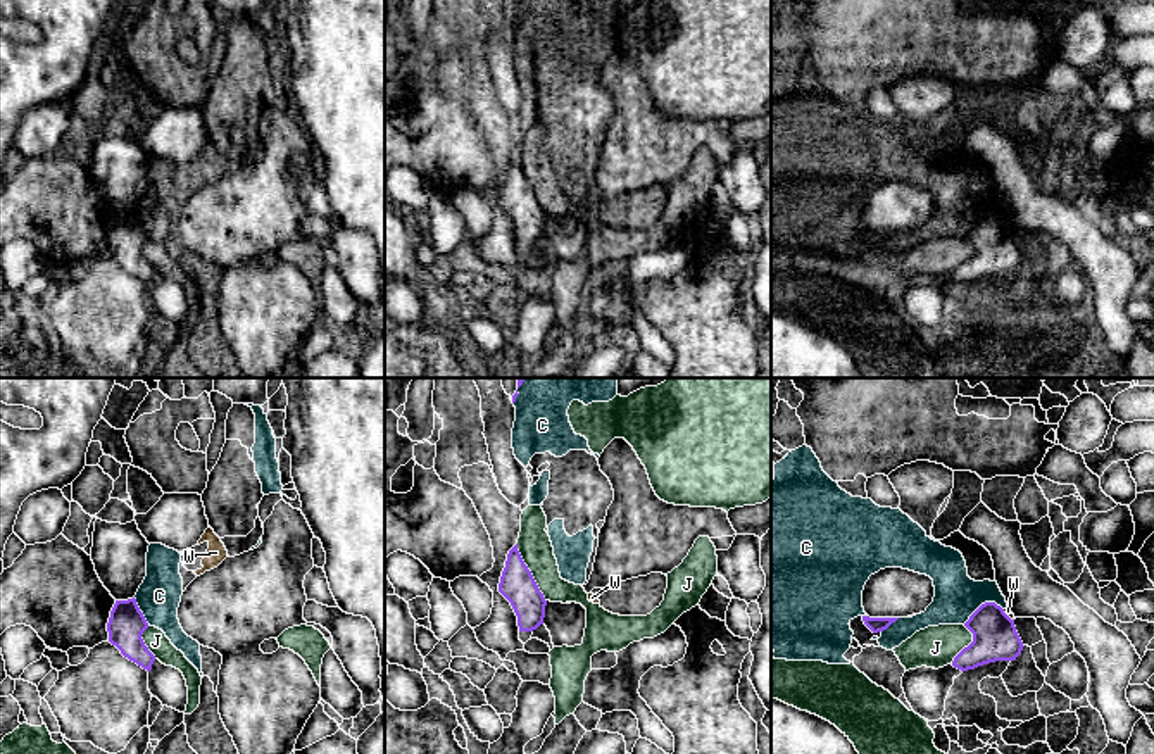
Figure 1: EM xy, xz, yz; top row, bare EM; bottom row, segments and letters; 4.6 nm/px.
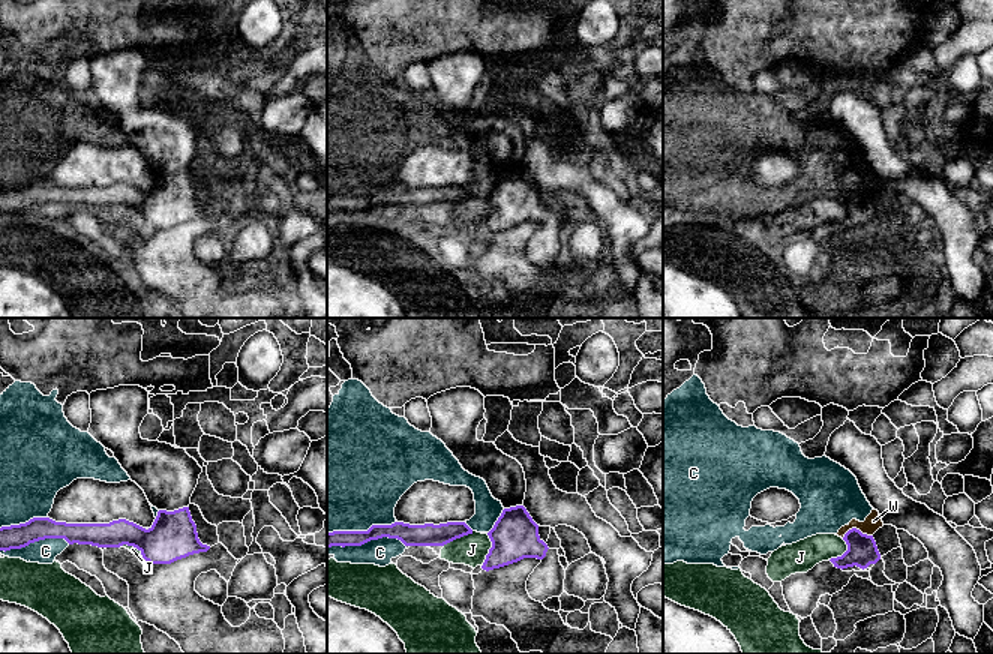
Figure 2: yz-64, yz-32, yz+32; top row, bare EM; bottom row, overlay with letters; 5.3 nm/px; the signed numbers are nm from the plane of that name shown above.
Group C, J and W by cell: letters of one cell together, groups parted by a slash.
C W / J

